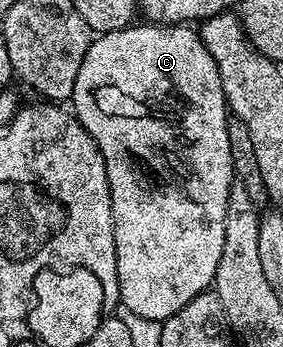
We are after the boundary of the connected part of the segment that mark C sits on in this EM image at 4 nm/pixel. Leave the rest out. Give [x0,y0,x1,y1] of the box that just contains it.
[70,24,234,324]

